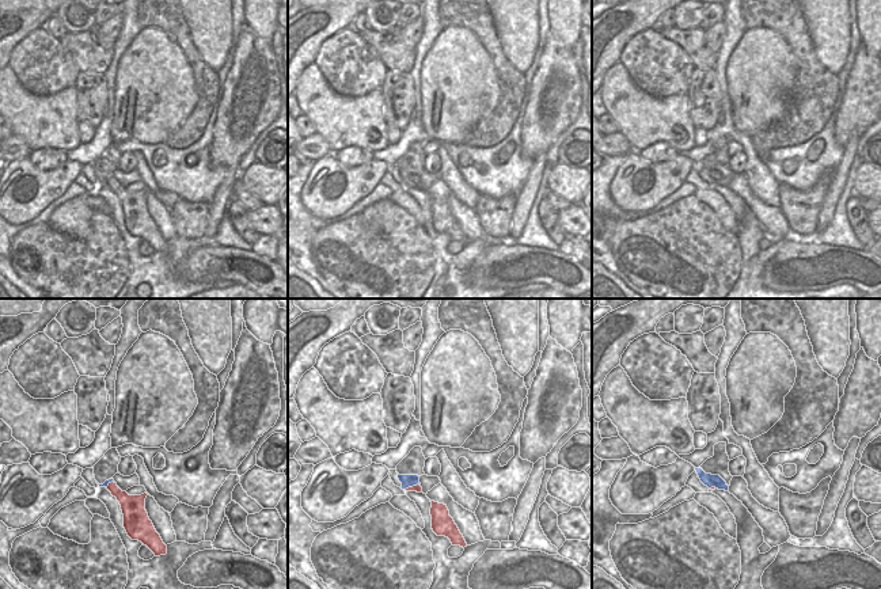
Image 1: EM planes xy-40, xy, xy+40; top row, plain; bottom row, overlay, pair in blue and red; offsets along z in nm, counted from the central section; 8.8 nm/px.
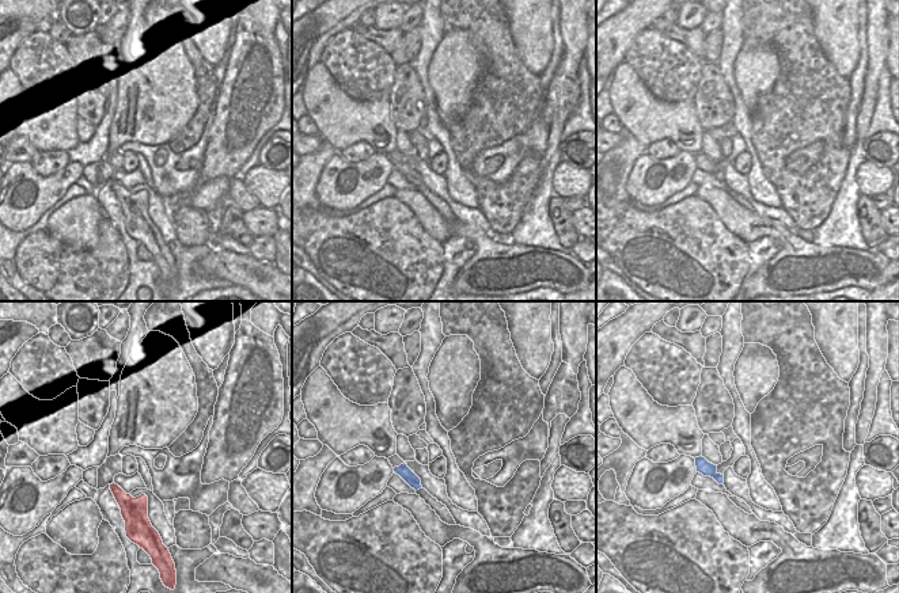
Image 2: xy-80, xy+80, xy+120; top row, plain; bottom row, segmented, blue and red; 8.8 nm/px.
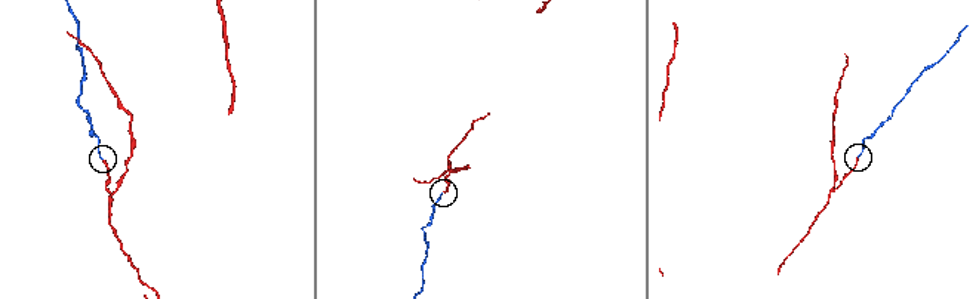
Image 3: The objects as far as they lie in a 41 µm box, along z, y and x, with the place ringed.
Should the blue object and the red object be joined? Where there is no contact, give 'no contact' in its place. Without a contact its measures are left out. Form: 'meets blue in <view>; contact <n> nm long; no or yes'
meets blue in xy; contact 150 nm long; yes

